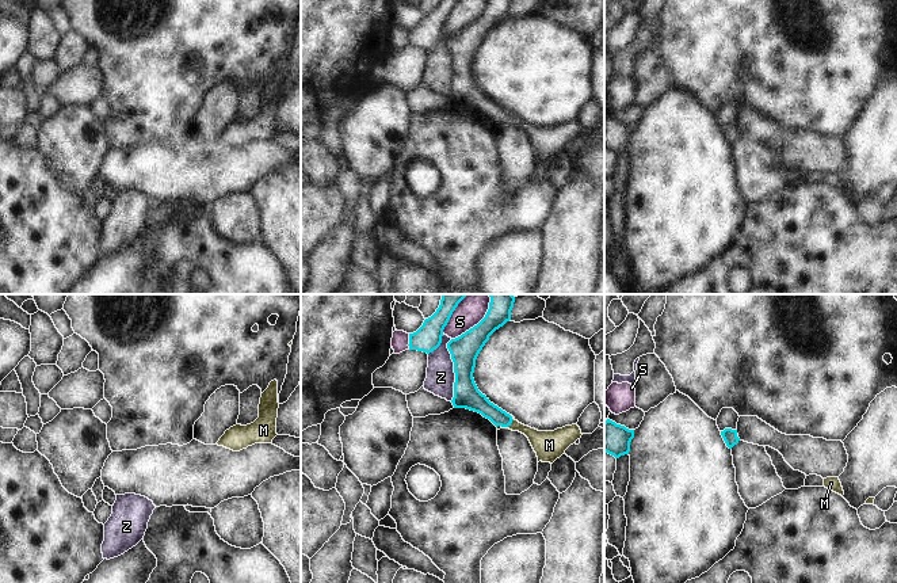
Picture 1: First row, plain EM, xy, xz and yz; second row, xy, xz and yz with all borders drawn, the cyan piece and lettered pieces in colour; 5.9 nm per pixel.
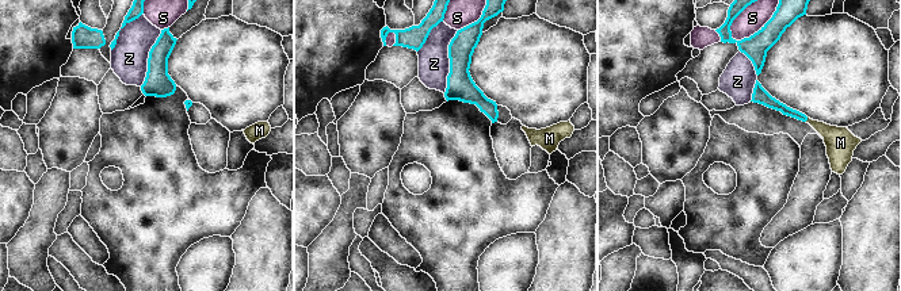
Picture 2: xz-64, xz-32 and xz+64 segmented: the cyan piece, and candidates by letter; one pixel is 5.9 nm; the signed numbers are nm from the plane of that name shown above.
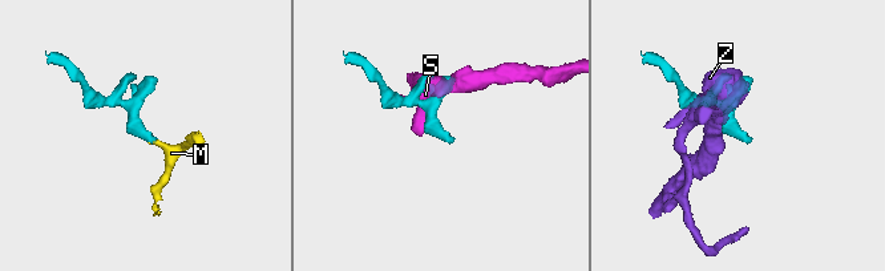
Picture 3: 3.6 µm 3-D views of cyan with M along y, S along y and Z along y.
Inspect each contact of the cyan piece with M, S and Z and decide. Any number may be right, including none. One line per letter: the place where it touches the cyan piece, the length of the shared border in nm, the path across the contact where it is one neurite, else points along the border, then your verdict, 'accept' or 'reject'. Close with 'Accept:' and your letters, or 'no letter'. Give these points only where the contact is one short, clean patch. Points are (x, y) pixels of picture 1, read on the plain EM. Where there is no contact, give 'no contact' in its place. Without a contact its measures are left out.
M: xz (504, 122) | 110 nm | across xz (472, 95), (485, 103), (504, 122), (518, 122), (542, 138) | accept
S: xz (474, 22) | 320 nm | reject
Z: xz (454, 67) | 360 nm | reject
Accept: M

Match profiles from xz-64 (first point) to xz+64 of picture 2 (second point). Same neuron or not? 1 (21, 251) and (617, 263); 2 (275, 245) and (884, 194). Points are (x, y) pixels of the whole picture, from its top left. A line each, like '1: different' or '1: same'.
1: same
2: same

